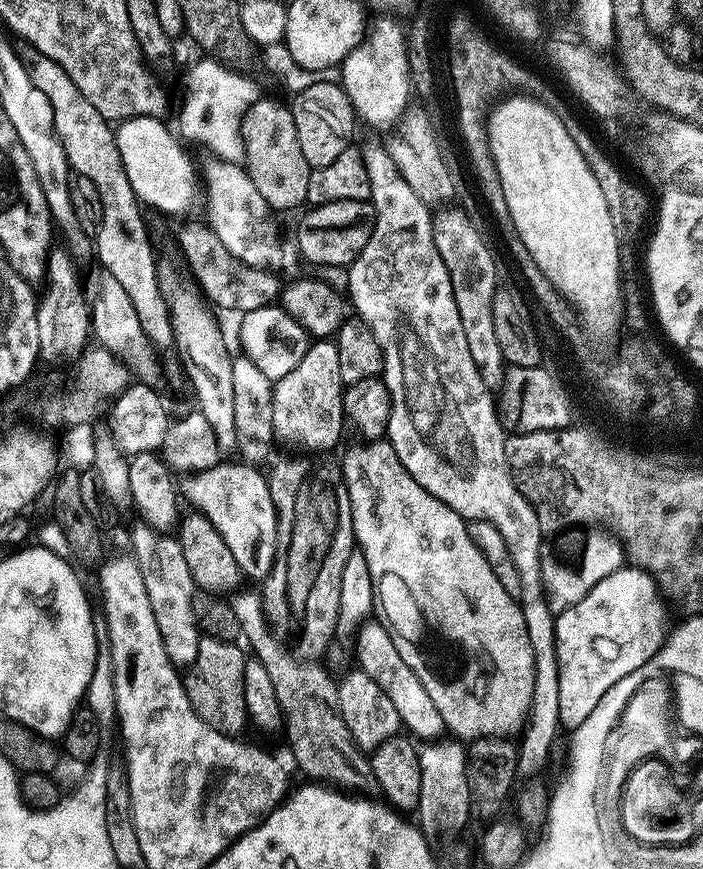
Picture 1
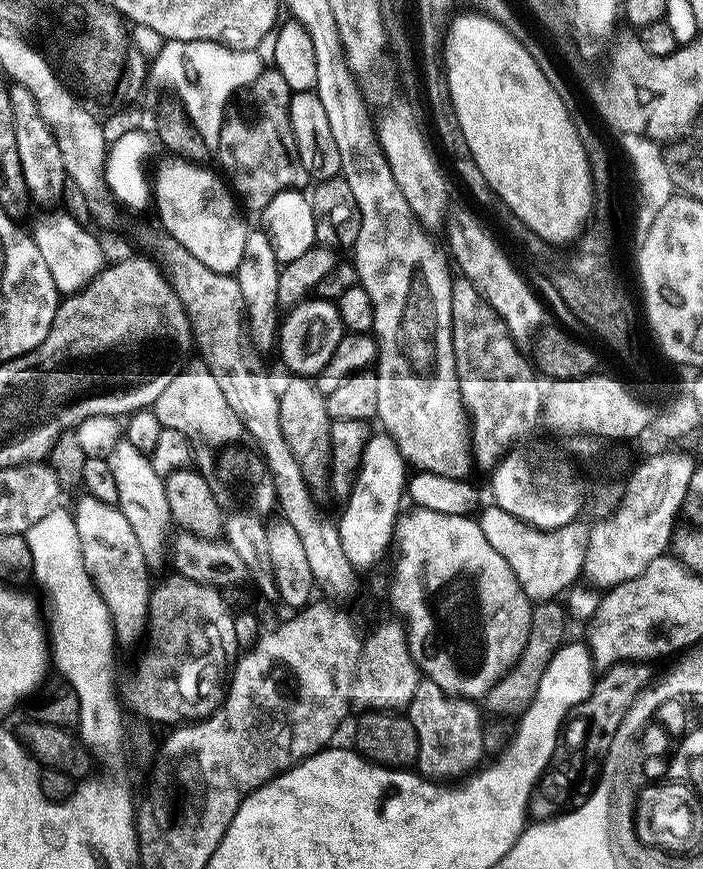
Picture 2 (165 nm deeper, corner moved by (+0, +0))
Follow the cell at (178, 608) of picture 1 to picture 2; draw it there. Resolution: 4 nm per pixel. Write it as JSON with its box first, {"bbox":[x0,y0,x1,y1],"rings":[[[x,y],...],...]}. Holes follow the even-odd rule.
{"bbox":[106,438,172,572],"rings":[[[127,438],[107,453],[106,459],[118,485],[120,513],[126,522],[130,522],[130,530],[134,530],[134,538],[138,538],[138,546],[142,546],[143,561],[151,571],[156,572],[168,560],[168,556],[162,552],[162,530],[166,530],[164,522],[172,522],[170,502],[166,502],[165,477],[155,472],[149,457],[134,450]]]}

